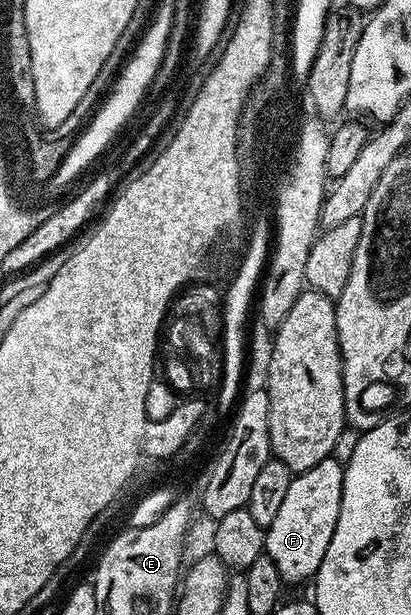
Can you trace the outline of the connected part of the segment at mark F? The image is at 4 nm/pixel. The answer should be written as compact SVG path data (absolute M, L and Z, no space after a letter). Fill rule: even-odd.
M336 455L328 456L323 458L323 462L315 462L311 470L296 473L283 498L279 515L269 528L264 529L264 555L275 562L286 585L312 581L323 562L323 554L327 554L331 534L335 534L343 494L345 466L337 459Z

